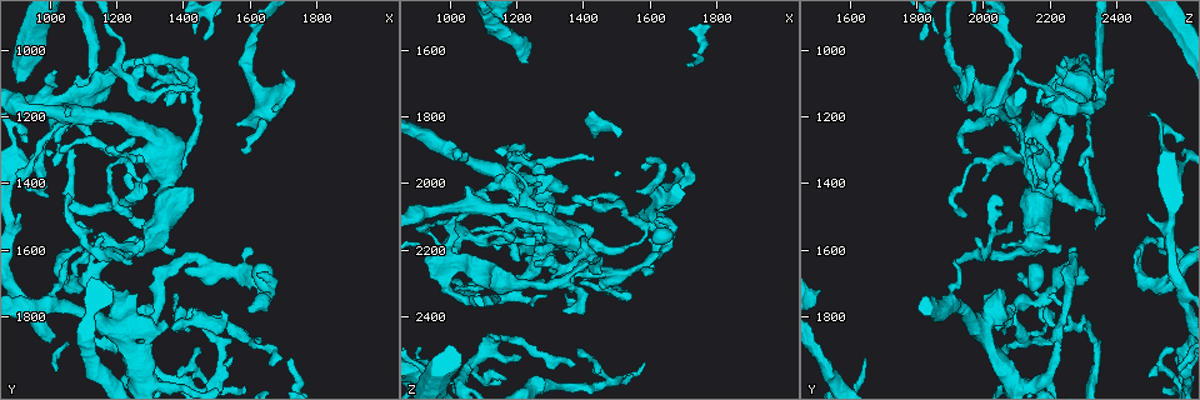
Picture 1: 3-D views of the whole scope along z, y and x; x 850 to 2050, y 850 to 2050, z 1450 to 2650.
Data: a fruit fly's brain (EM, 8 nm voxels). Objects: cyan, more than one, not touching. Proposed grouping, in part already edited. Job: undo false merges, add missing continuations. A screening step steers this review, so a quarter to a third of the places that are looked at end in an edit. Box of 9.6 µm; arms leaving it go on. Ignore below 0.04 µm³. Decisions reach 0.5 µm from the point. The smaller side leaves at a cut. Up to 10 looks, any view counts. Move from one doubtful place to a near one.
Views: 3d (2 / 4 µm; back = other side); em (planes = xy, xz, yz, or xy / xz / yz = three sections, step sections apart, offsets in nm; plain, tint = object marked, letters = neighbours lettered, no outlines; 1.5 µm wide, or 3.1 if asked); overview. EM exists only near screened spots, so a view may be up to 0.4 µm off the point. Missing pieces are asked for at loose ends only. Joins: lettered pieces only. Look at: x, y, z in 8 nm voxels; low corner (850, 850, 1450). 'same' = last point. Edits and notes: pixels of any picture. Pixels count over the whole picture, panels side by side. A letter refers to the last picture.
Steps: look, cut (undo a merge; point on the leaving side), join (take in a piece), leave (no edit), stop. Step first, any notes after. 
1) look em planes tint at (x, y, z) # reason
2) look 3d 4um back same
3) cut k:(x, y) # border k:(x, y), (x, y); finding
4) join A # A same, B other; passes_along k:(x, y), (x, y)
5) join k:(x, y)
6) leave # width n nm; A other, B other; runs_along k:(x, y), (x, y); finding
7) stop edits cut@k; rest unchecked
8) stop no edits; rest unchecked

look em planes plain at (1310, 1770, 2070) # free end

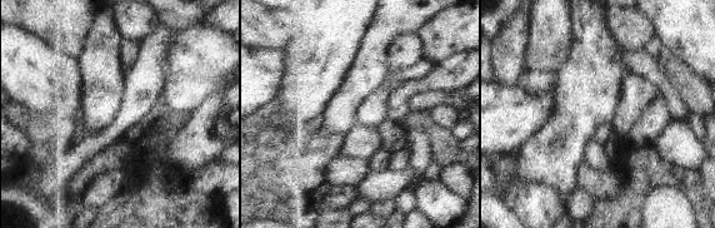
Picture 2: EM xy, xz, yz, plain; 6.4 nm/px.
look em planes letters same

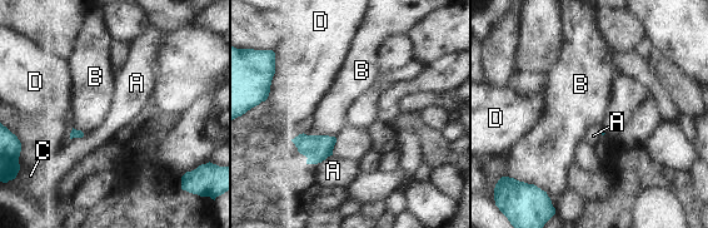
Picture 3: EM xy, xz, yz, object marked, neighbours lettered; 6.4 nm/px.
leave # A other, B other, C other, D other; none of them fits

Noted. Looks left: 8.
look 3d 4um at (1560, 1220, 2030) # branch stops here

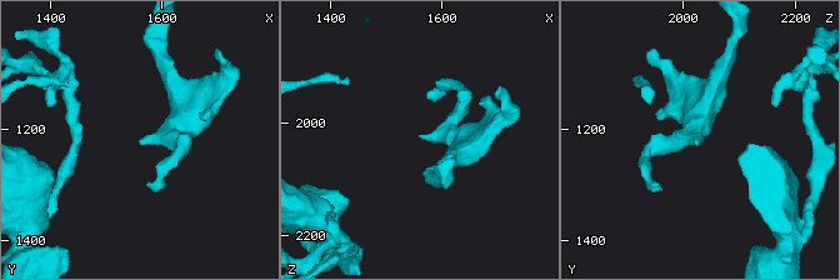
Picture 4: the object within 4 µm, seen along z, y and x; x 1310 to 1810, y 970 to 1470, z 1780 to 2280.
look em xz step 4 tint at (1560, 1220, 2030) # shape alone is not enough

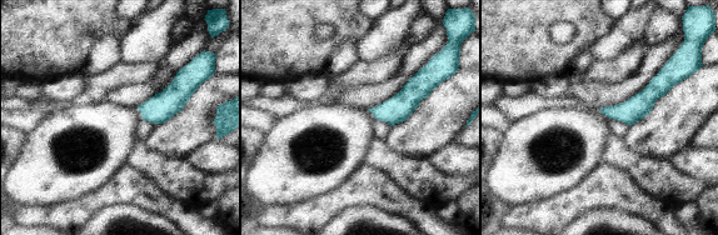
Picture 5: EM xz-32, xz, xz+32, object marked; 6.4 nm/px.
look em planes letters same # another direction

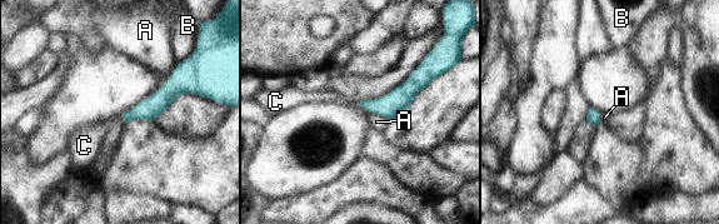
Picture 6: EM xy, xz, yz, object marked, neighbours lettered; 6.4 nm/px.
join C # A other, B other, C same; passes_along 6:(154, 105), (124, 119), (90, 138); the cell continues

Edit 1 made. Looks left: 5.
look em planes letters at (1050, 1200, 2020) # branch stops here

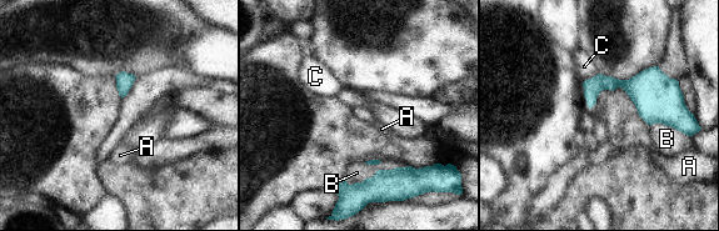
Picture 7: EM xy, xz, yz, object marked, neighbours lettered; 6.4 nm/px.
leave # longest_contact B 420 nm; A other, B other, C other; border 7:(598, 73), (582, 84); no lettered piece goes on from it

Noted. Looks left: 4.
look overview # redraw

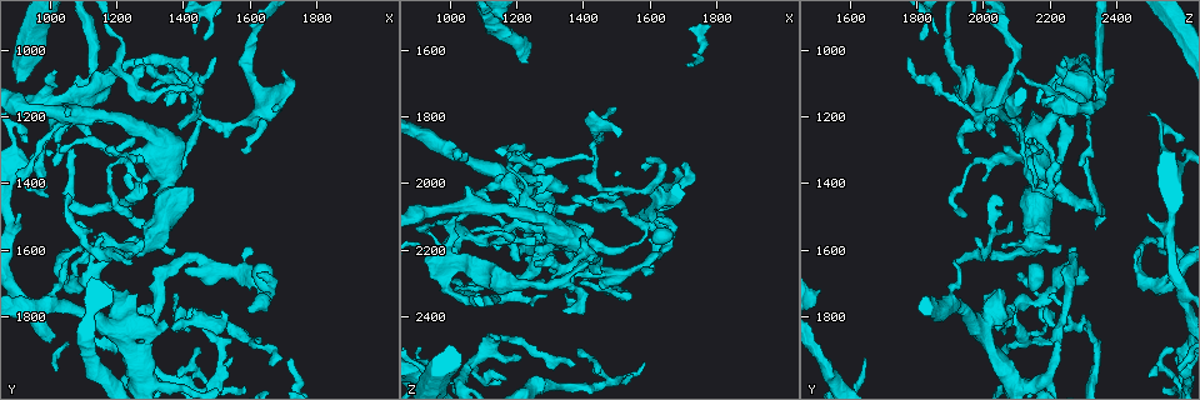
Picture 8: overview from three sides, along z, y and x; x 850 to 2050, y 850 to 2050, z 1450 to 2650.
look em yz step 8 tint at (1280, 1050, 1960) # branch stops here

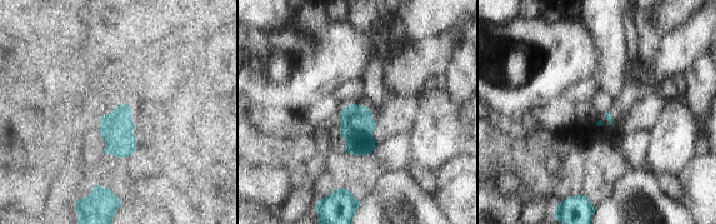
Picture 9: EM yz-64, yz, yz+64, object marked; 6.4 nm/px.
look em planes letters same

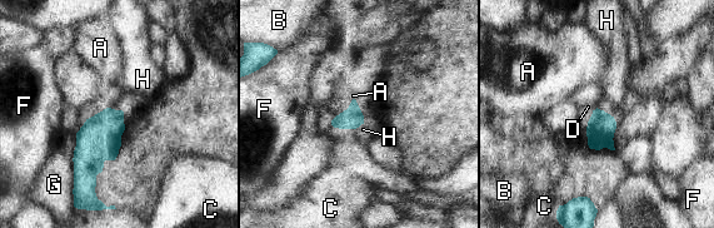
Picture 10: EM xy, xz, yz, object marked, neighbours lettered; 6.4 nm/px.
join H # width 140 nm; A other, B other, C other, D other, F other, G other, H same; passes_along 10:(600, 129), (604, 112), (610, 94); the cell continues

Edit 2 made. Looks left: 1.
stop edits join@6, join@10; rest unchecked

